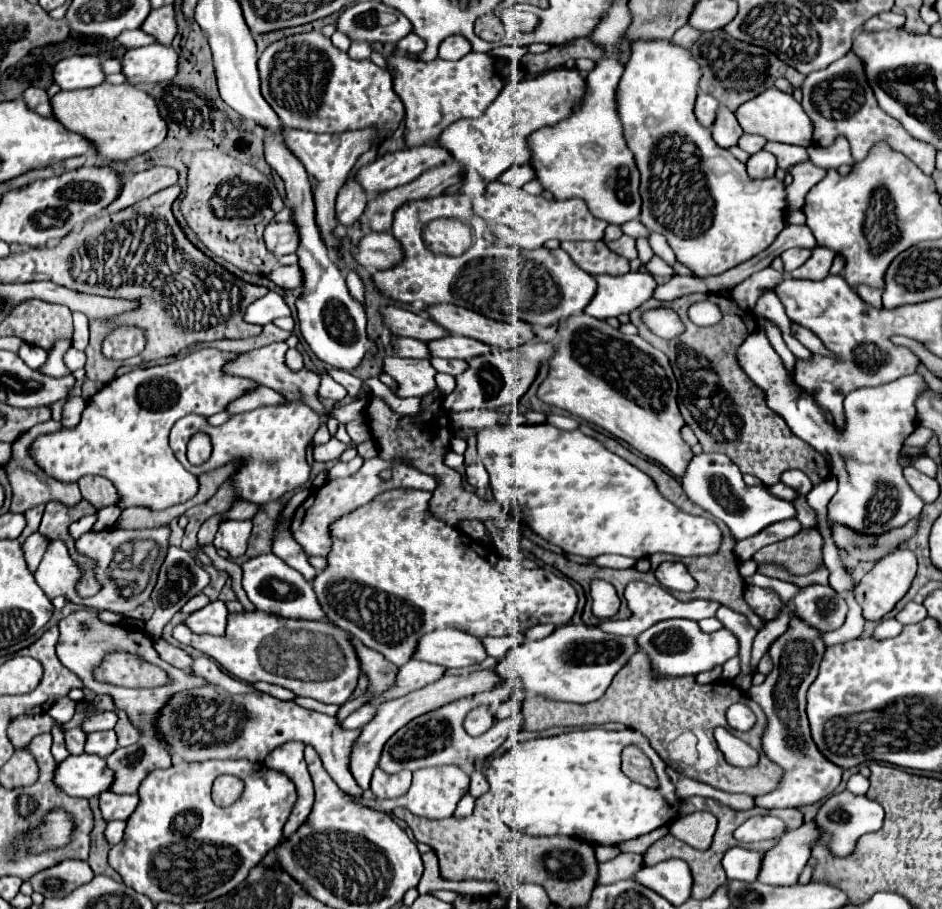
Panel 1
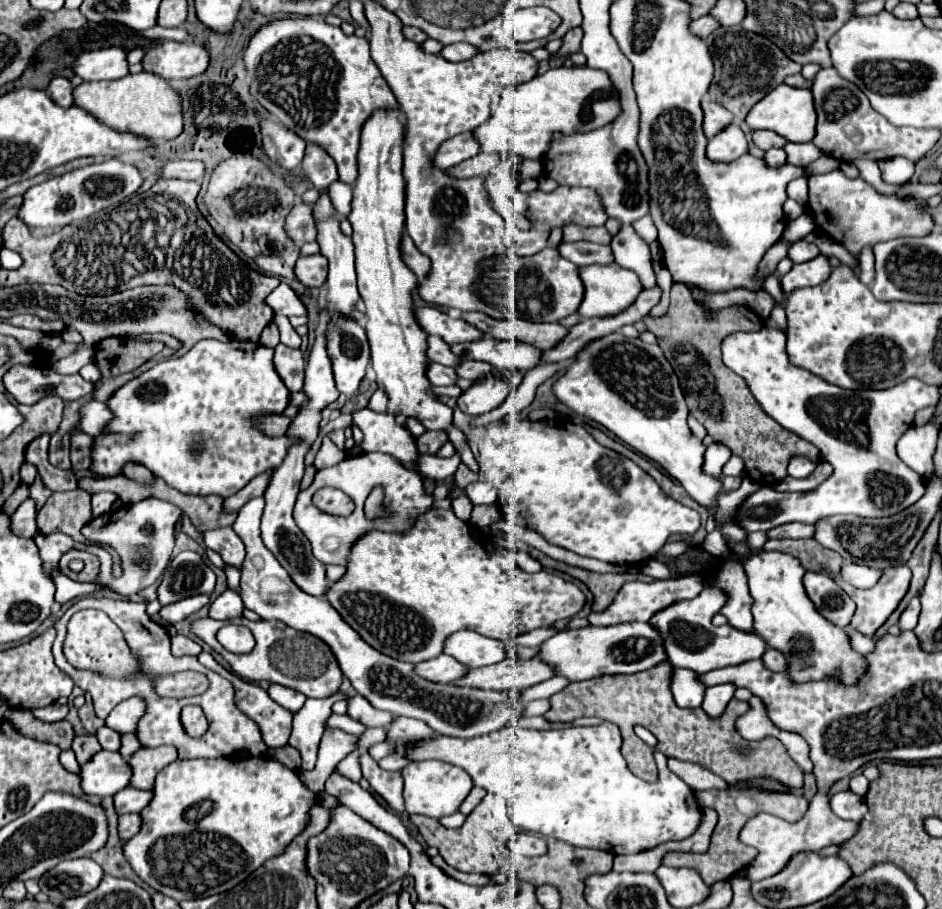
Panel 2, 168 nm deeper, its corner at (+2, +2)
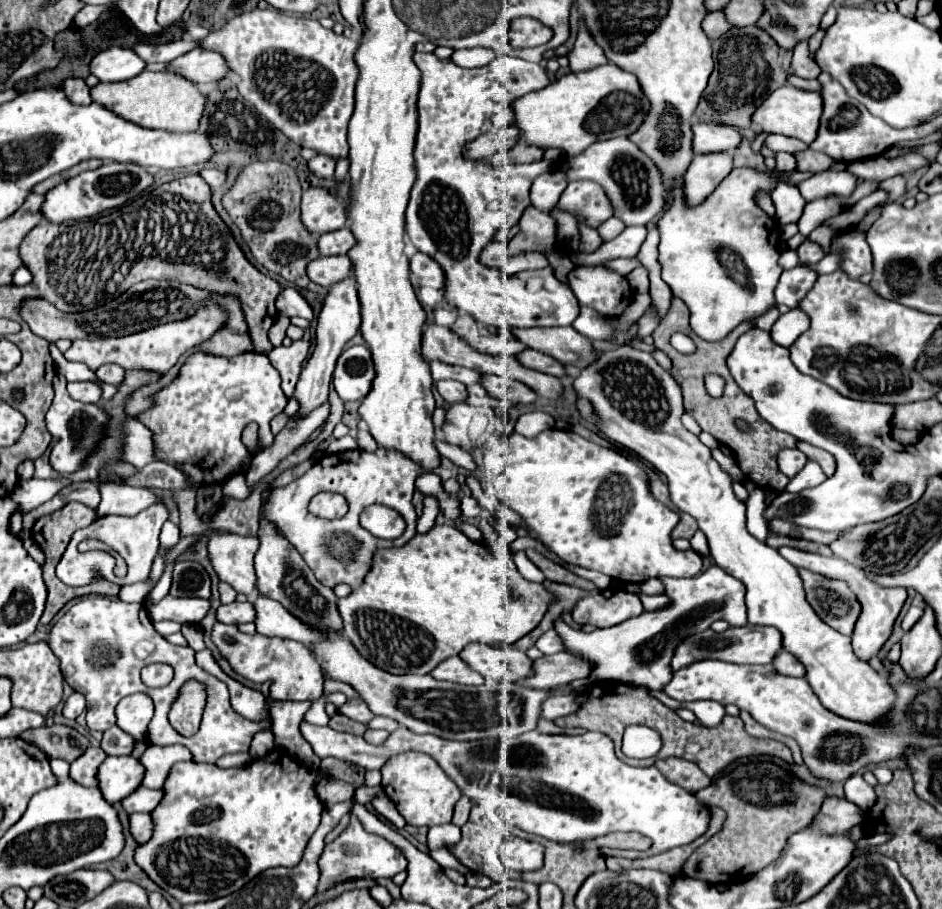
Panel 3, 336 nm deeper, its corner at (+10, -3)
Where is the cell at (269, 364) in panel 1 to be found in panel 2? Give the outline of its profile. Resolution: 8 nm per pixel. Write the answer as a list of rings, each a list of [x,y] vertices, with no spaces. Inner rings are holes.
[[[276,345],[274,349],[274,365],[284,379],[284,385],[291,393],[302,390],[304,384],[305,359],[300,349],[290,349],[286,345]]]

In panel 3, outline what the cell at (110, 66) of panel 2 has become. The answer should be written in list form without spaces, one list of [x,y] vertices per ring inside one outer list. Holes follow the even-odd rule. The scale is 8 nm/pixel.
[[[108,48],[96,54],[90,62],[90,74],[100,82],[122,82],[130,80],[144,70],[144,62],[128,48]]]

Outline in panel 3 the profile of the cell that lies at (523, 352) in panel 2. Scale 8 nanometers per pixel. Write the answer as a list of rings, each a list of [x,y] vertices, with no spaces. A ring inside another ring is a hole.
[[[528,348],[528,350],[520,352],[516,358],[518,358],[518,362],[522,362],[522,366],[530,366],[534,370],[542,370],[544,374],[554,374],[558,378],[562,378],[566,374],[564,366],[558,360],[554,360],[552,356],[546,356],[542,352],[538,352],[538,350],[530,350]],[[548,368],[552,368],[552,370],[548,370]],[[554,368],[560,368],[560,370],[554,370]]]

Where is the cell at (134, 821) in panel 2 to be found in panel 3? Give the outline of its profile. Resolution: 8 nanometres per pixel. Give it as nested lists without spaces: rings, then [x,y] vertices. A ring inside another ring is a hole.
[[[130,814],[130,834],[138,844],[144,844],[152,836],[150,814]]]

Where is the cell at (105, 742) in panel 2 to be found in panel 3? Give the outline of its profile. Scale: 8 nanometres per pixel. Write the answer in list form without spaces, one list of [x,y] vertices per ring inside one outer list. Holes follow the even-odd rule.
[[[112,726],[110,730],[104,732],[100,746],[102,746],[102,750],[106,750],[108,756],[124,756],[124,754],[132,752],[134,738],[128,736],[126,732],[122,732],[118,726]]]

